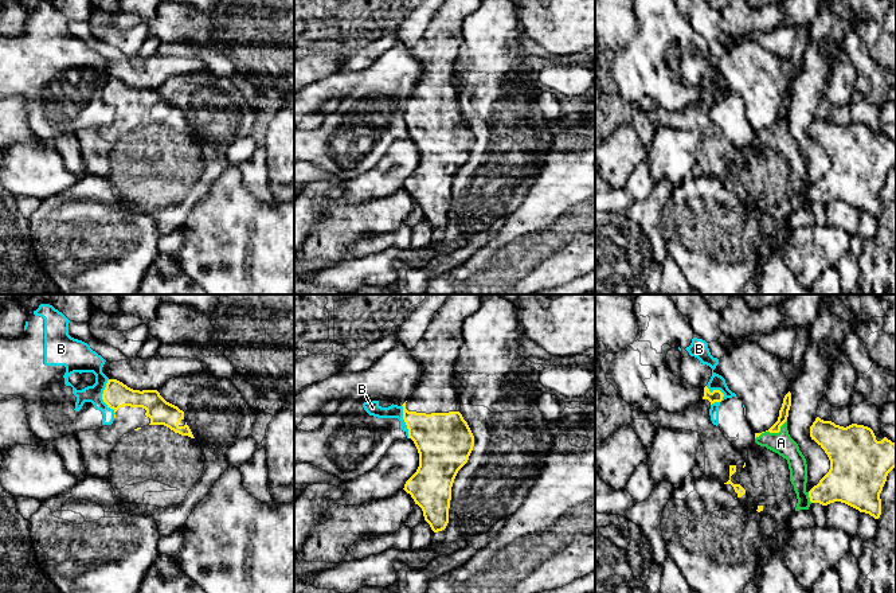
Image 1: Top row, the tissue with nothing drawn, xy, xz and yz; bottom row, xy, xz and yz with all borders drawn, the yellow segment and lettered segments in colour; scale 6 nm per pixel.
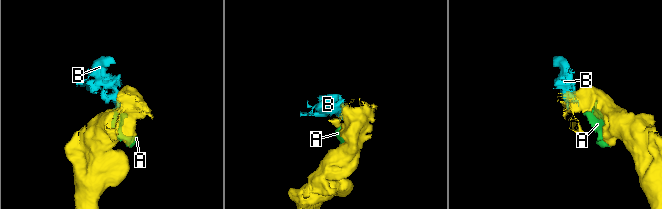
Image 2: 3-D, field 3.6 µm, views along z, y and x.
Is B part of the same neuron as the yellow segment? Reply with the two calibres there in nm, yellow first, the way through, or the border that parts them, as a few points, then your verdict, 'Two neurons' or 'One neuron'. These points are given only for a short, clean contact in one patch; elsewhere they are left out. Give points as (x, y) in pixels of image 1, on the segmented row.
Thickness 160 nm (yellow) against 140 nm. Boundary: xy (108, 379), (102, 400), (113, 410), (114, 417). Two neurons

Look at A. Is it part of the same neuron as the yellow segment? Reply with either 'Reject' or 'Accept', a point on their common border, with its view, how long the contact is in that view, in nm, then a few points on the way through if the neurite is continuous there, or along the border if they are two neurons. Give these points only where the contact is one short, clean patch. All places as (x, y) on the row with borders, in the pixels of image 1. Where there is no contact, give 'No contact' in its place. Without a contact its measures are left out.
Accept. Touches yellow at yz (773, 432). Shared border 220 nm

